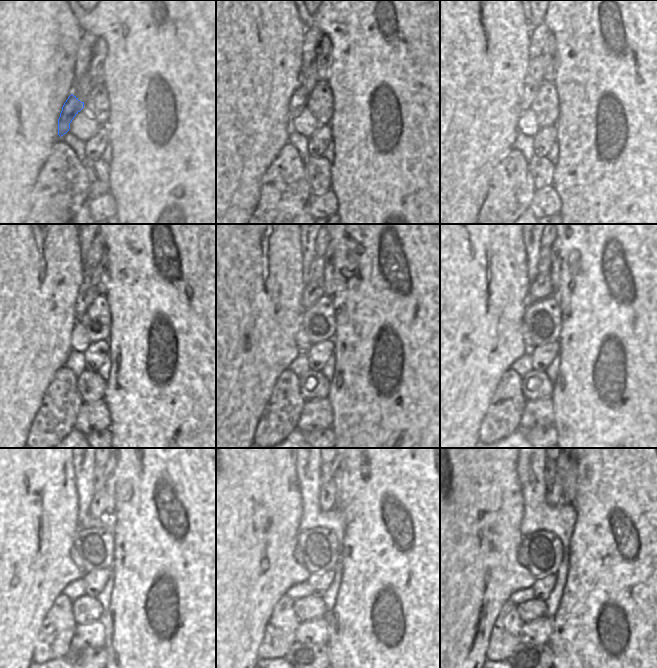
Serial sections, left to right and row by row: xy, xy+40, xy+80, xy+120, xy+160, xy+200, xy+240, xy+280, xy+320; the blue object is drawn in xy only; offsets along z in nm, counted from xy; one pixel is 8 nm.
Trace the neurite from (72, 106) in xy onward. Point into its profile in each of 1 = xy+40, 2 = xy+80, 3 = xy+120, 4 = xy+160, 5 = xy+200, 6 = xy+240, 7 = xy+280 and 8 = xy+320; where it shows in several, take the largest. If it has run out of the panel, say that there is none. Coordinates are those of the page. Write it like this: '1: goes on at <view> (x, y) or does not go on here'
1: goes on at xy+40 (298, 101)
2: goes on at xy+80 (529, 91)
3: goes on at xy+120 (85, 297)
4: goes on at xy+160 (313, 290)
5: goes on at xy+200 (541, 288)
6: goes on at xy+240 (100, 503)
7: goes on at xy+280 (327, 499)
8: goes on at xy+320 (554, 493)

